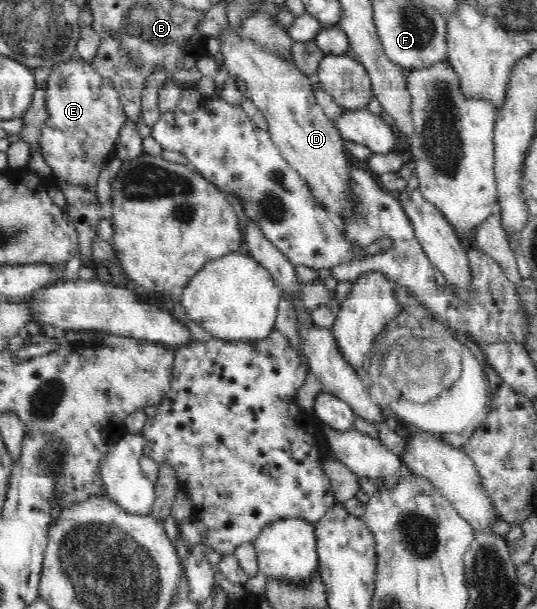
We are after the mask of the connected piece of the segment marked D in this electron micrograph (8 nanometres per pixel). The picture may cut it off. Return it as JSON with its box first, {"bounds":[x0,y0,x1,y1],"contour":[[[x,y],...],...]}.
{"bounds":[218,27,353,219],"contour":[[[230,27],[222,29],[218,35],[220,39],[220,53],[223,63],[227,66],[234,77],[242,77],[246,81],[247,95],[254,101],[254,105],[262,111],[266,117],[268,129],[274,145],[280,150],[282,157],[289,163],[289,166],[296,170],[305,181],[310,193],[316,199],[318,205],[330,212],[334,212],[338,219],[341,213],[353,211],[353,202],[349,201],[349,163],[352,158],[345,151],[344,141],[332,120],[321,110],[315,100],[315,90],[309,77],[304,75],[294,65],[290,56],[283,53],[272,52],[270,48],[257,44],[254,40],[248,40],[240,31],[232,31]]]}

